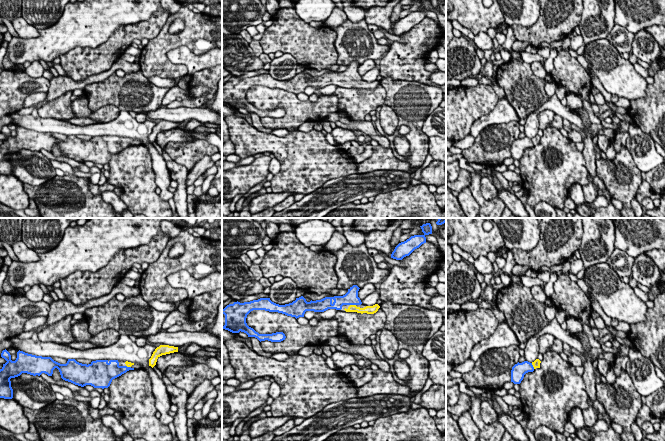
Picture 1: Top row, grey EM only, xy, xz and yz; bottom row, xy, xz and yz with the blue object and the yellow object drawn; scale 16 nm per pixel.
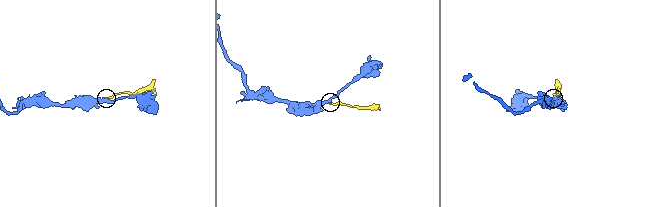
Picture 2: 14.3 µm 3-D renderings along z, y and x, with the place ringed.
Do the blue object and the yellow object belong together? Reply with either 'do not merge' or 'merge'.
merge

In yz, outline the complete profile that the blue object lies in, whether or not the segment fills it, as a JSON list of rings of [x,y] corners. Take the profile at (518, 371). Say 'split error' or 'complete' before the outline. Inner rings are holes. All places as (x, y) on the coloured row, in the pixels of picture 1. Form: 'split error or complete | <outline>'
split error | [[[536,359],[532,363],[528,361],[524,361],[522,363],[518,362],[512,367],[511,382],[514,384],[520,384],[526,373],[533,372],[536,368],[540,368],[540,363],[541,361],[539,359]]]

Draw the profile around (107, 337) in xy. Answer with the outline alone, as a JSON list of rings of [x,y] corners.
[[[114,329],[104,330],[90,338],[88,342],[96,347],[106,347],[116,343],[120,338],[119,333]]]

